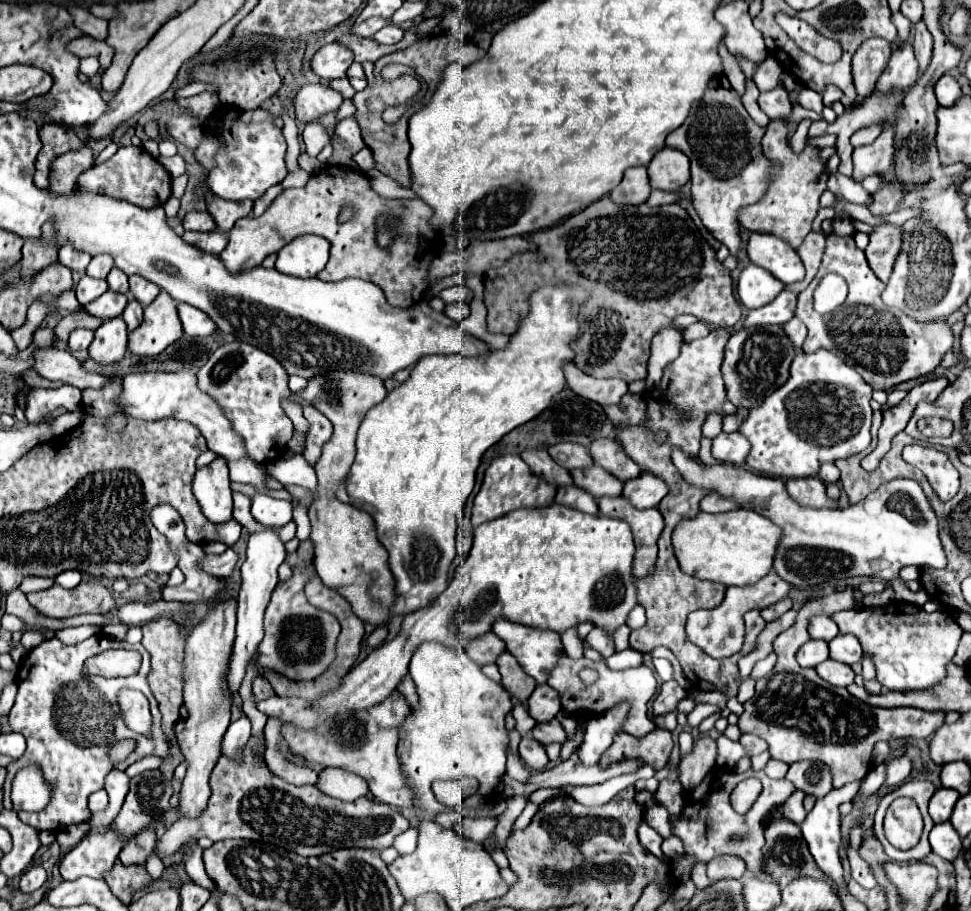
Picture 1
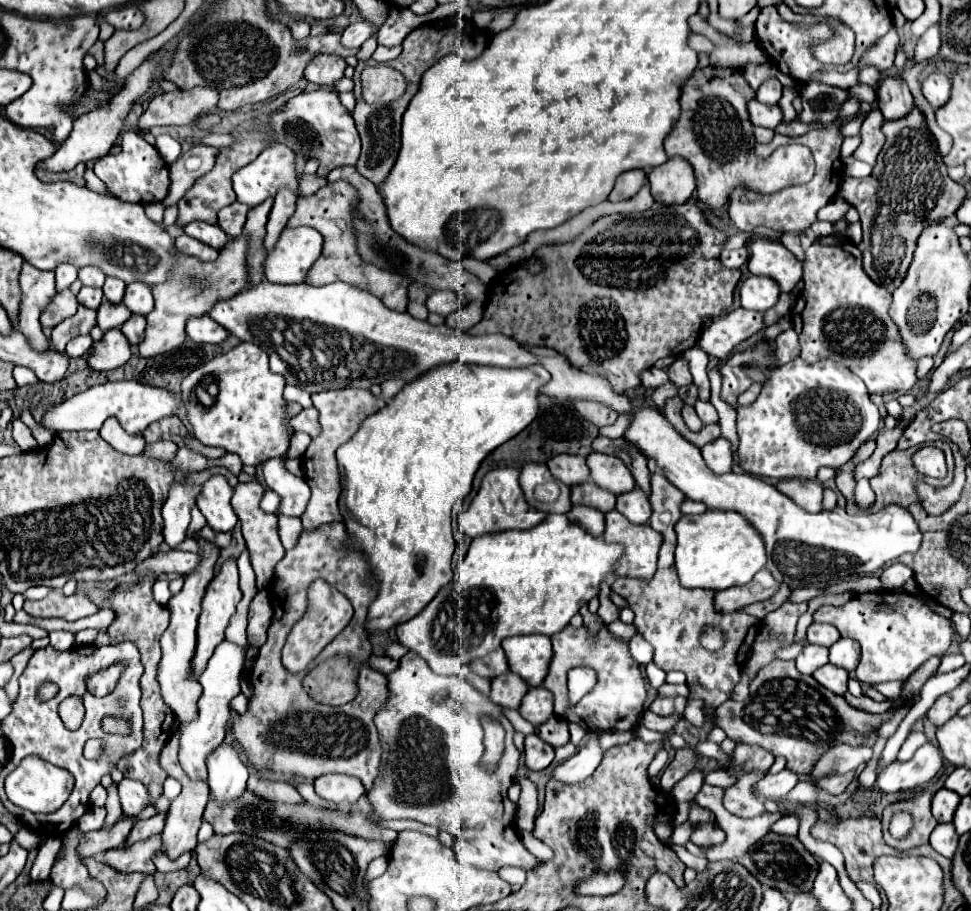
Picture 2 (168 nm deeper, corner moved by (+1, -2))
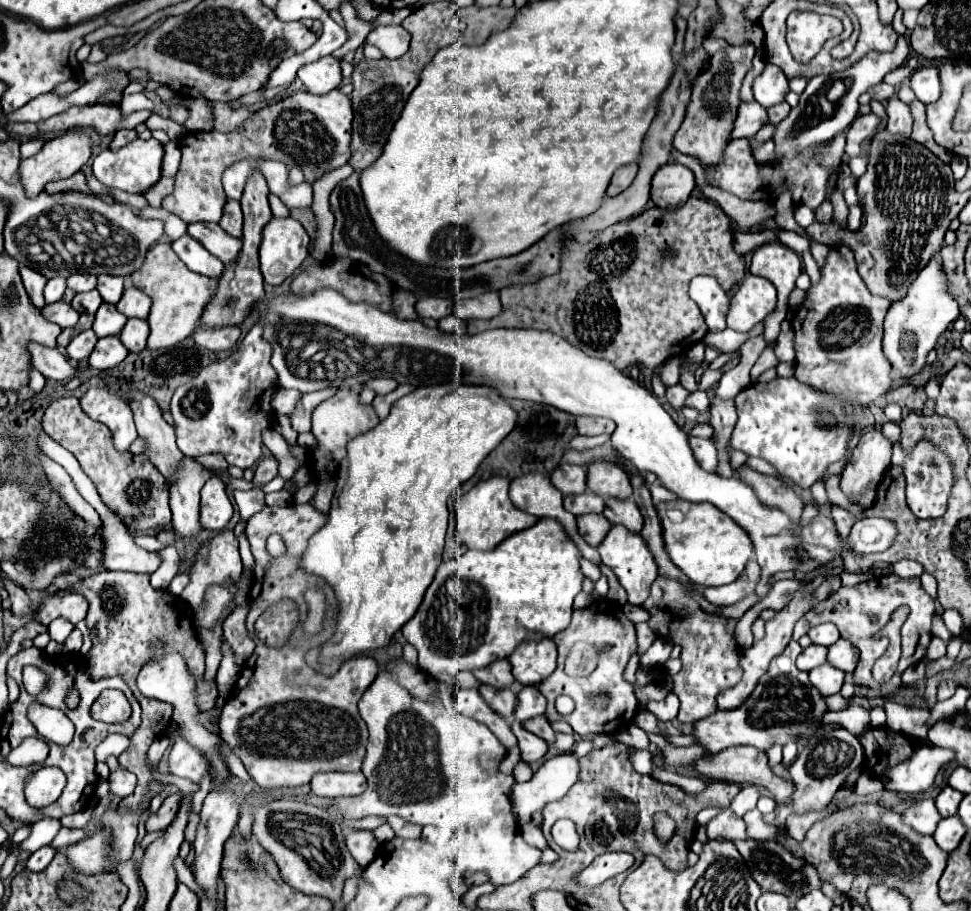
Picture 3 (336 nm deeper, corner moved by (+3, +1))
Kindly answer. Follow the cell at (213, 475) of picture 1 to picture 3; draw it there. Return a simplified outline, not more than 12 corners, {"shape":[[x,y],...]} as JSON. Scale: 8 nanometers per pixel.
{"shape":[[225,483],[201,489],[201,525],[221,531],[233,515]]}

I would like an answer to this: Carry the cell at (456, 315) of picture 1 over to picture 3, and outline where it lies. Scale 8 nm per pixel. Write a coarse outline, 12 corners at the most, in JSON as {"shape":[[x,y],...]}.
{"shape":[[455,315],[441,319],[439,329],[443,333],[467,333]]}

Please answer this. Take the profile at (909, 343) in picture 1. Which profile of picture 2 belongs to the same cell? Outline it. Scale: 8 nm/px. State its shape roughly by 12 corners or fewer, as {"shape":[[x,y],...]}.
{"shape":[[847,236],[815,240],[791,310],[801,358],[841,362],[871,394],[917,362]]}

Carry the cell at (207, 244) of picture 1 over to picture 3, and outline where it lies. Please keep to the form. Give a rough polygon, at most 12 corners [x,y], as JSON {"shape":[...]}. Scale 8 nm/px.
{"shape":[[189,235],[173,241],[177,257],[195,273],[221,277],[225,265]]}

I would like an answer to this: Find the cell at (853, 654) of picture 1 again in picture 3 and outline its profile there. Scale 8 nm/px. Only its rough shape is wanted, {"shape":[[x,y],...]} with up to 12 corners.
{"shape":[[839,639],[829,647],[827,661],[843,673],[853,673],[857,649]]}

